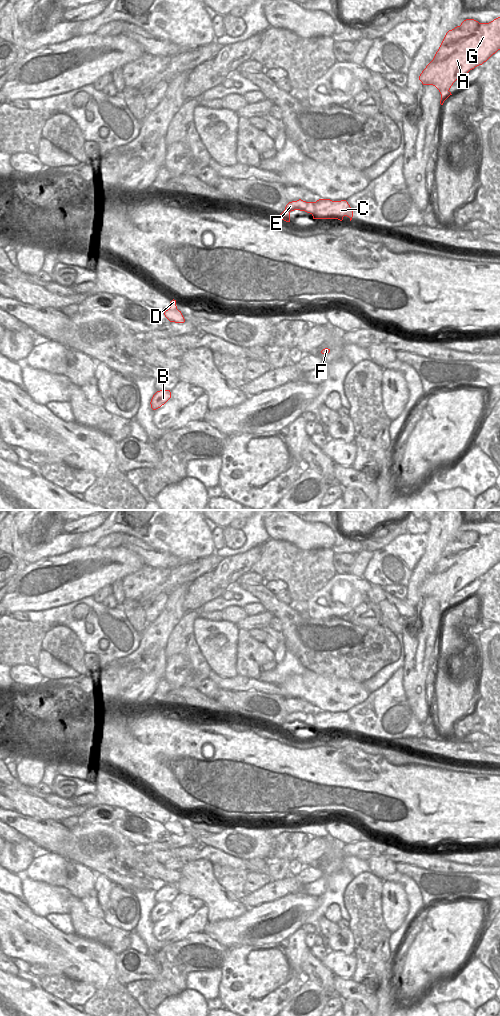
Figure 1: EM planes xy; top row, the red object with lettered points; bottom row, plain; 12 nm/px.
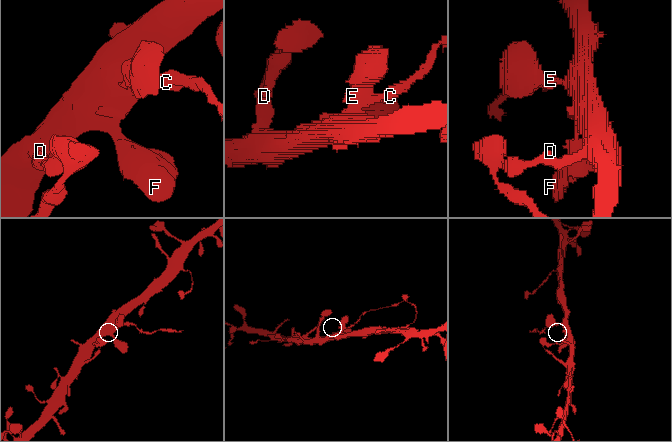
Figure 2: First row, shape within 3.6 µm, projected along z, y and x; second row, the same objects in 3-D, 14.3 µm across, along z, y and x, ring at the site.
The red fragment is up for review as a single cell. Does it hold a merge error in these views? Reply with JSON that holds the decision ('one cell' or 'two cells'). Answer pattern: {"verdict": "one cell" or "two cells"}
{"verdict": "two cells"}

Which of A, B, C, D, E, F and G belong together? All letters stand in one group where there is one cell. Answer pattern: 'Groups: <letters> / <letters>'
Groups: A B D E F G / C.

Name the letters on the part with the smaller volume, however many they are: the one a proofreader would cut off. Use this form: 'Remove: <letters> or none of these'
Remove: C

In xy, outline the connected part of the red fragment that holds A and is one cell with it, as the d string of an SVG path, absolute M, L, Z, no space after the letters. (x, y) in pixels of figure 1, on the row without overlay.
M500 529L489 535L479 535L474 531L464 532L460 538L449 542L433 572L419 588L423 597L435 598L440 606L440 616L452 607L449 603L453 595L475 579L482 577L500 562Z

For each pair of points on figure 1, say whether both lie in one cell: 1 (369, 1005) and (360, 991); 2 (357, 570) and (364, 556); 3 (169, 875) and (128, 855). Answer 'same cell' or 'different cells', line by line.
1: same cell
2: same cell
3: same cell

